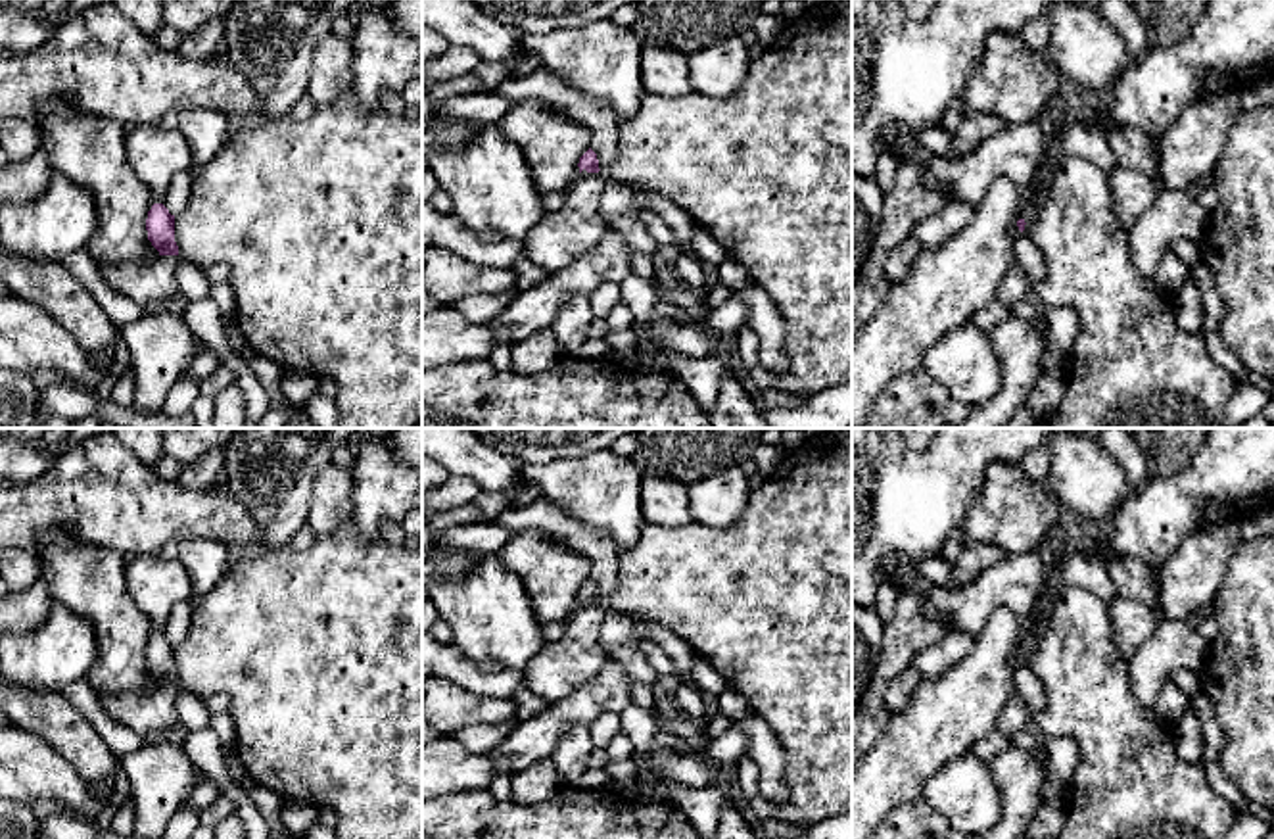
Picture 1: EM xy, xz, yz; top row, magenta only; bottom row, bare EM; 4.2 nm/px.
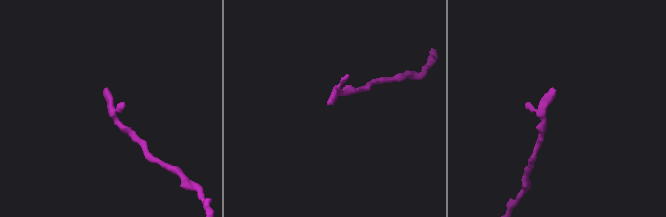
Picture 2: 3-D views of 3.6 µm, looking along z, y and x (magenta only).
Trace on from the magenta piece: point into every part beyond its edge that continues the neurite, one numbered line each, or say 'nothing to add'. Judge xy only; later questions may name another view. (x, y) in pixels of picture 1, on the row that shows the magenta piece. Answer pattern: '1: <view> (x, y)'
1: xy (156, 154)

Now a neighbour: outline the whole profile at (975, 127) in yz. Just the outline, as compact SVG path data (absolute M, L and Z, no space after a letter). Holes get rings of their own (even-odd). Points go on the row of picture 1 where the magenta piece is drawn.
M967 111L961 125L952 132L948 157L961 159L973 154L986 138L996 136L1005 123L984 111Z

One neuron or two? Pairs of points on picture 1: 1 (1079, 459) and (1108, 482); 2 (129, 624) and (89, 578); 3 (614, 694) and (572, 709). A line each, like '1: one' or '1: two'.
1: one
2: one
3: one

